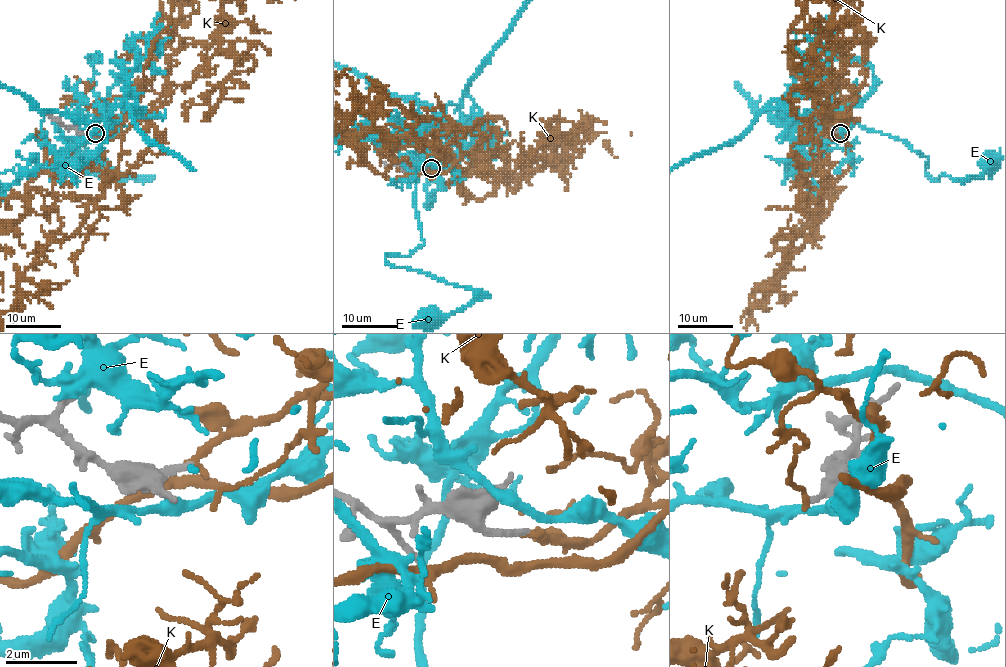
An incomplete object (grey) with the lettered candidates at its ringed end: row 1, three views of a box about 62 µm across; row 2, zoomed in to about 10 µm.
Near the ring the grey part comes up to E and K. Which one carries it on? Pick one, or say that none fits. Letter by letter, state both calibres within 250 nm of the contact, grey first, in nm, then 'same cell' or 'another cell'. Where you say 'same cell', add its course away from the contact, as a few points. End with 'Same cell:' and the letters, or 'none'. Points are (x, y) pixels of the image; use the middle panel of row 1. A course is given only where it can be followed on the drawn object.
E: 500 nm thick on the grey side, 280 nm on the other; another cell
K: 240 nm thick on the grey side, 150 nm on the other; same cell
Same cell: K

